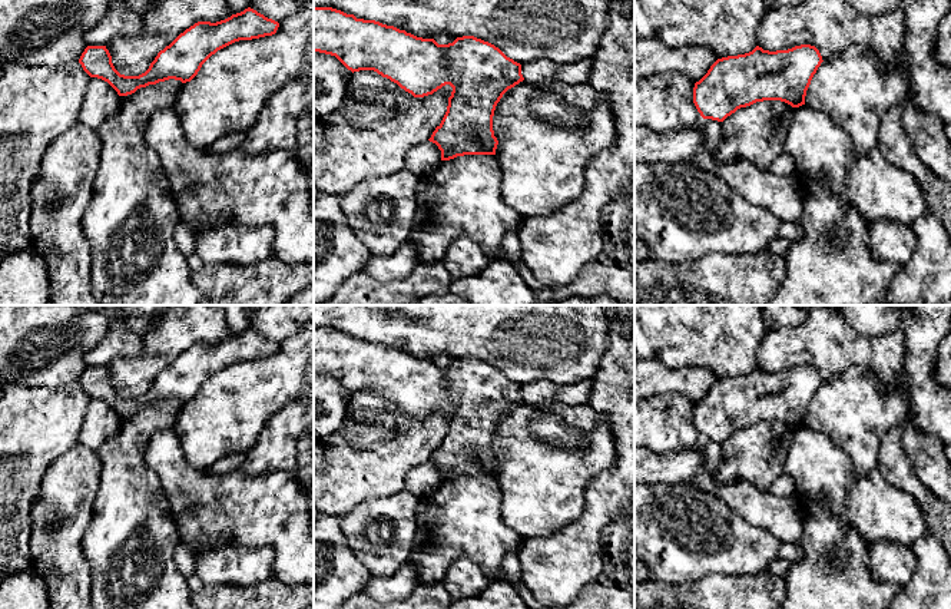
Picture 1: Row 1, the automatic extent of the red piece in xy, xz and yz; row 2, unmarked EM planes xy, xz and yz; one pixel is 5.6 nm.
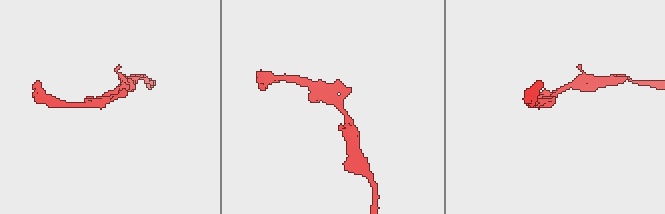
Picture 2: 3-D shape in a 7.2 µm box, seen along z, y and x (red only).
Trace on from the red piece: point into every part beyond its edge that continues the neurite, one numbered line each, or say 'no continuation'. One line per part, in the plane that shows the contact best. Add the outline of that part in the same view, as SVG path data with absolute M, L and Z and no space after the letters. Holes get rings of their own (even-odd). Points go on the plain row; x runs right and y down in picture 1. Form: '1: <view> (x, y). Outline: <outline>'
no continuation

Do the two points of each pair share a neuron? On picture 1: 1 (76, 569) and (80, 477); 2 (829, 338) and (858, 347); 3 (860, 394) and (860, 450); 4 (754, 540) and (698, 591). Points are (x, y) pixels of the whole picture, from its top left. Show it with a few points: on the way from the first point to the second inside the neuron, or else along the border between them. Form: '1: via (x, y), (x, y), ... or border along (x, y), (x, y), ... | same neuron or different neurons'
1: via (72, 546), (72, 500) | same neuron
2: via (837, 346), (851, 347) | same neuron
3: via (860, 409), (860, 436) | same neuron
4: border along (751, 573), (709, 573), (699, 579), (683, 582) | different neurons

